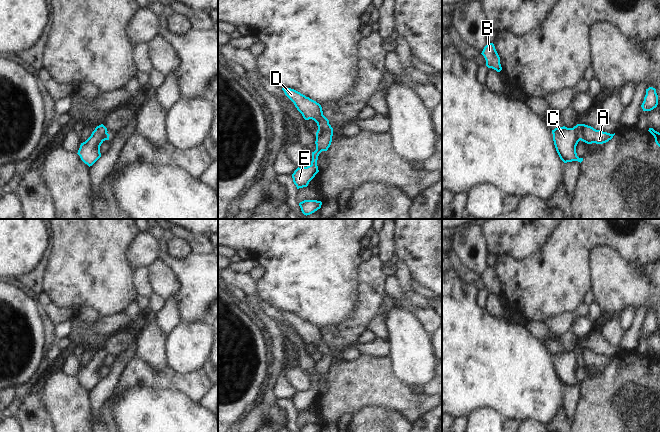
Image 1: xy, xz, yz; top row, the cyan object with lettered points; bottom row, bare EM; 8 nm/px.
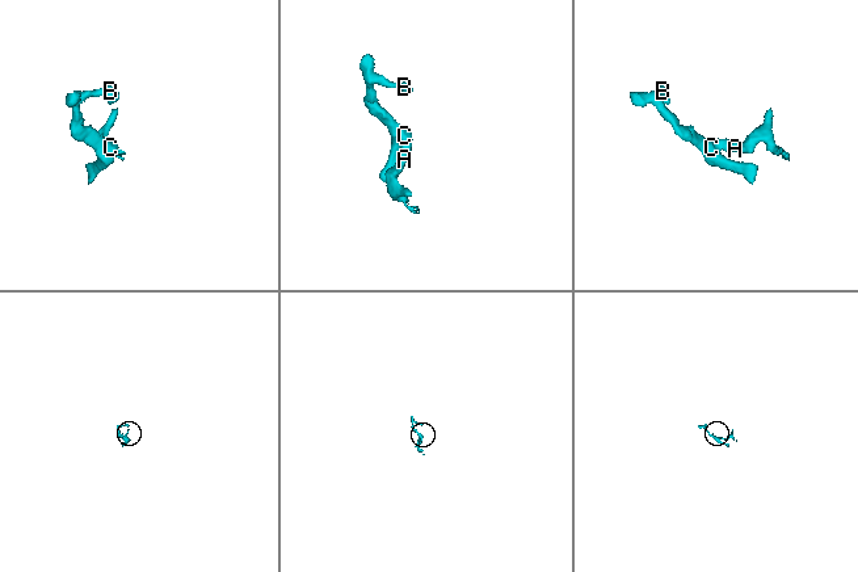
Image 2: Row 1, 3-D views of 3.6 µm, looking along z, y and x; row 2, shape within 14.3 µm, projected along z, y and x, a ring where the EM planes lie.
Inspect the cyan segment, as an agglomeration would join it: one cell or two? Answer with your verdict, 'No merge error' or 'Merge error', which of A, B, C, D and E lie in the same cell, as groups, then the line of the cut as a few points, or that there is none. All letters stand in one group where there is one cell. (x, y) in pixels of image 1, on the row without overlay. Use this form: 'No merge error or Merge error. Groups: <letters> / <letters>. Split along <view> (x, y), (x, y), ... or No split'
No merge error. Groups: A B C D E. No split

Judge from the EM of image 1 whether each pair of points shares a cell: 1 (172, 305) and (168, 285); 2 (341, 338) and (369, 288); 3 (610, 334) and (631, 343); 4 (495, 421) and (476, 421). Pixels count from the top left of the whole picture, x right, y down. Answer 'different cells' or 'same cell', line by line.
1: different cells
2: same cell
3: different cells
4: same cell

